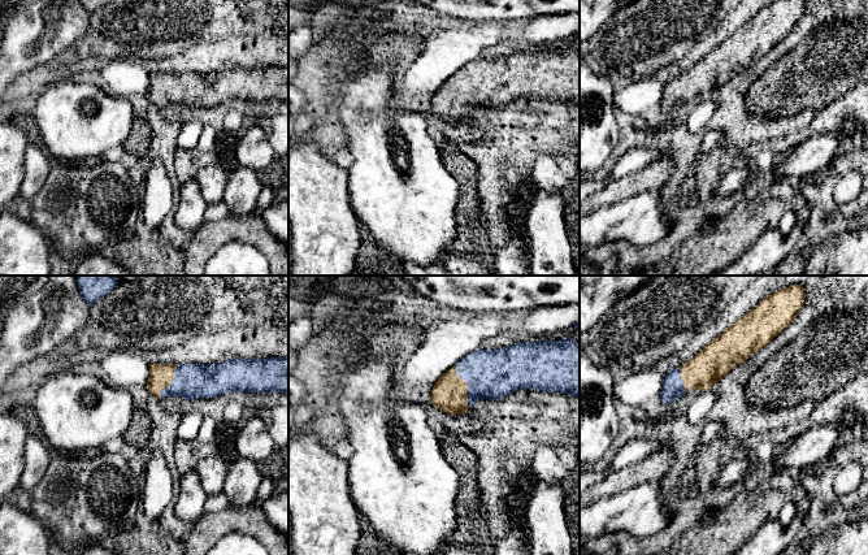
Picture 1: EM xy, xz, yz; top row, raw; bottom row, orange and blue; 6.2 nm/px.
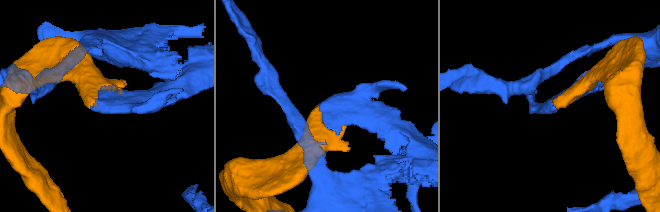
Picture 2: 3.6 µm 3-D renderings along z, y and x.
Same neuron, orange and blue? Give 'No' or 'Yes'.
Yes

